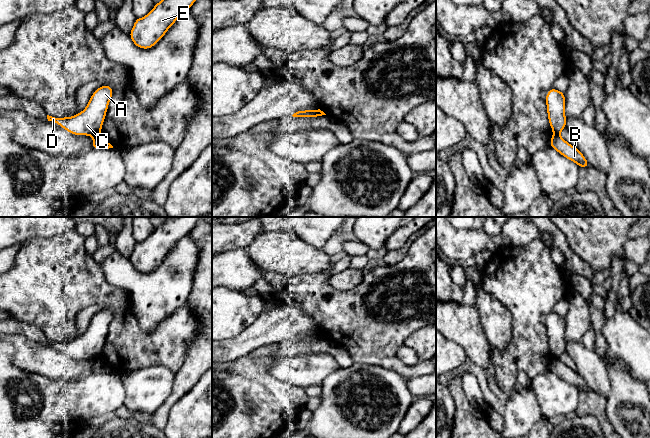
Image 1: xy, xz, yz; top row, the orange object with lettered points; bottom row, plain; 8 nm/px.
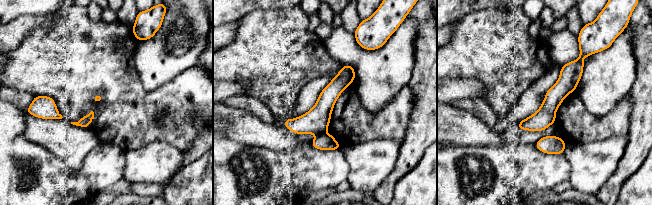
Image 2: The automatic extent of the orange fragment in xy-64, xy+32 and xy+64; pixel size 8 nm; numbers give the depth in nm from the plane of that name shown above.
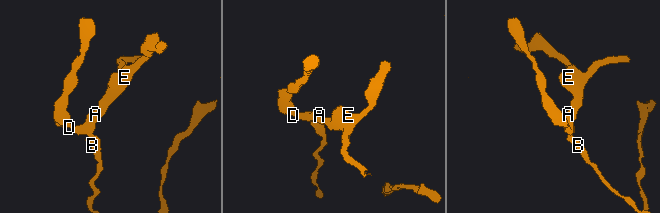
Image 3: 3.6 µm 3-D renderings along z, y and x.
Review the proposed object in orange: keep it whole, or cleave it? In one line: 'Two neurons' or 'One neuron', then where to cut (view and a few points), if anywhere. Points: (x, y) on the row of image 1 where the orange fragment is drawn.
Two neurons. Split along xy (98, 134), (94, 136)

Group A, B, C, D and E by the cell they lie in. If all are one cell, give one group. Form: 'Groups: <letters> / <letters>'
Groups: A C D E / B

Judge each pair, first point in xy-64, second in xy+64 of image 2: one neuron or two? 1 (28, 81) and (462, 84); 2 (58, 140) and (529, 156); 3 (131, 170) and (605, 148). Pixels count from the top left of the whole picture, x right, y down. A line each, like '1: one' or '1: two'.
1: two
2: two
3: one

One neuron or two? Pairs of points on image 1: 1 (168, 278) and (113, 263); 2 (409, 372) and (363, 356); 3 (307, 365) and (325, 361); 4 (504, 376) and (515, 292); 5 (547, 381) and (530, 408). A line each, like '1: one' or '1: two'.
1: one
2: one
3: one
4: one
5: two

